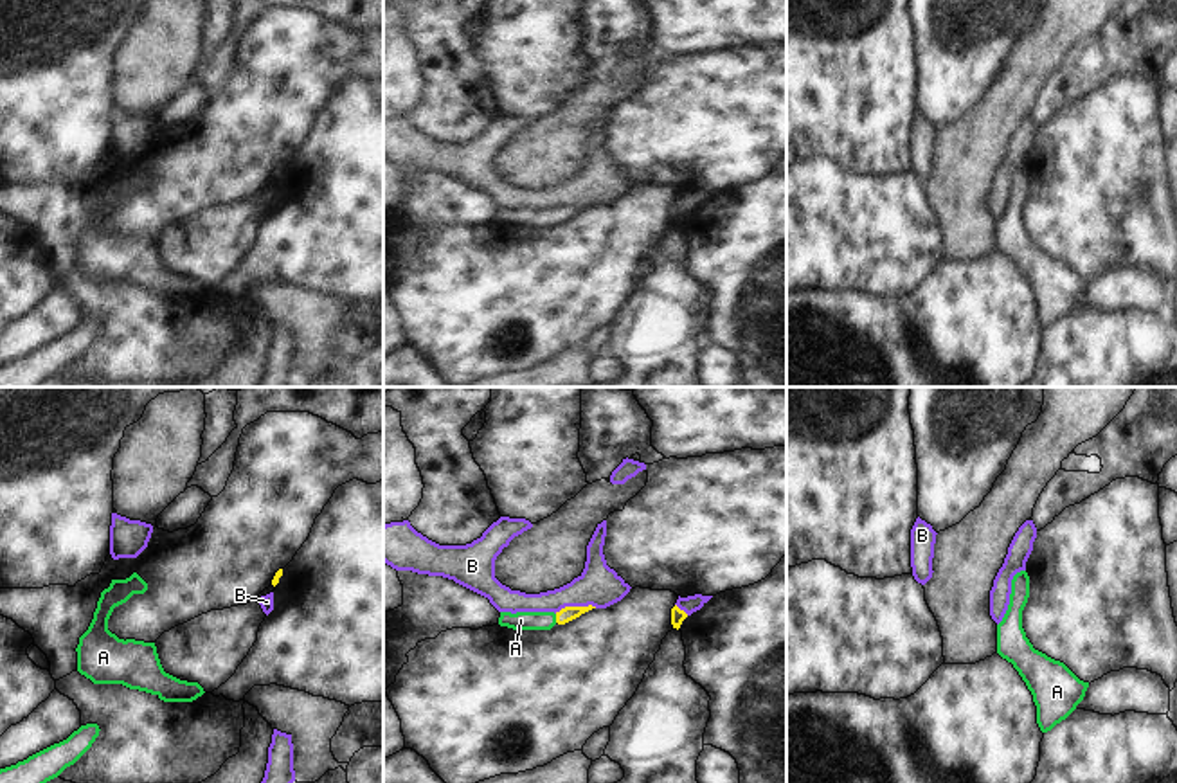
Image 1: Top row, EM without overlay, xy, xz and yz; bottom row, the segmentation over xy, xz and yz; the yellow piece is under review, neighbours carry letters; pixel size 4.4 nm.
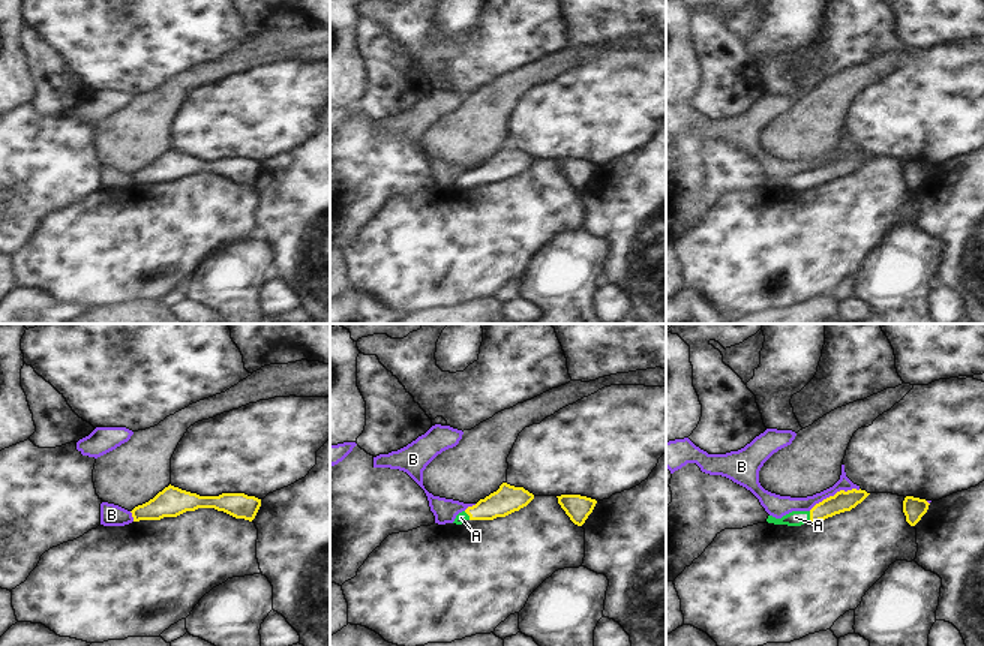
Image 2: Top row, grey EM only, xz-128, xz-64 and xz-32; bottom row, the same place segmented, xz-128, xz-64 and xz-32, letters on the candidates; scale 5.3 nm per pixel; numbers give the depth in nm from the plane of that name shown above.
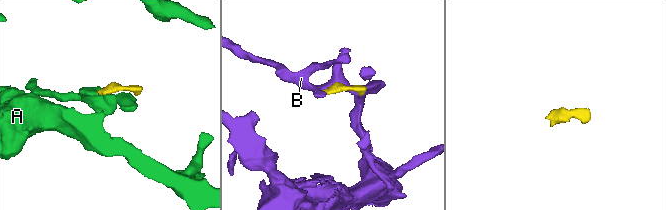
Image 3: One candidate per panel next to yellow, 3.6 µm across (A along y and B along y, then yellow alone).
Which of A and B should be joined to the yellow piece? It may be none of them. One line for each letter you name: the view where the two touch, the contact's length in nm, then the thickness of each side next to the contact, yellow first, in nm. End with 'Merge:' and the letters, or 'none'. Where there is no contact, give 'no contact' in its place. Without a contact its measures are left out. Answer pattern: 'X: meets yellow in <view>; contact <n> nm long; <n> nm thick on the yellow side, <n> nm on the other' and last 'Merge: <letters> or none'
A: meets yellow in xz; contact 40 nm long; 70 nm thick on the yellow side, 80 nm on the other
Merge: A

